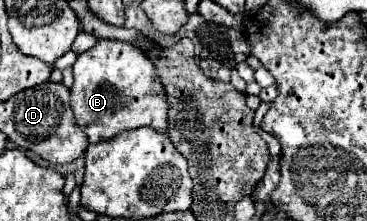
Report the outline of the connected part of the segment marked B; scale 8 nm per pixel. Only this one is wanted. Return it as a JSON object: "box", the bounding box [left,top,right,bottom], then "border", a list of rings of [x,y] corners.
{"box":[70,40,168,144],"border":[[[98,40],[94,48],[76,58],[70,106],[92,144],[140,126],[150,126],[156,132],[168,126],[168,102],[154,64],[142,50],[118,40]]]}

